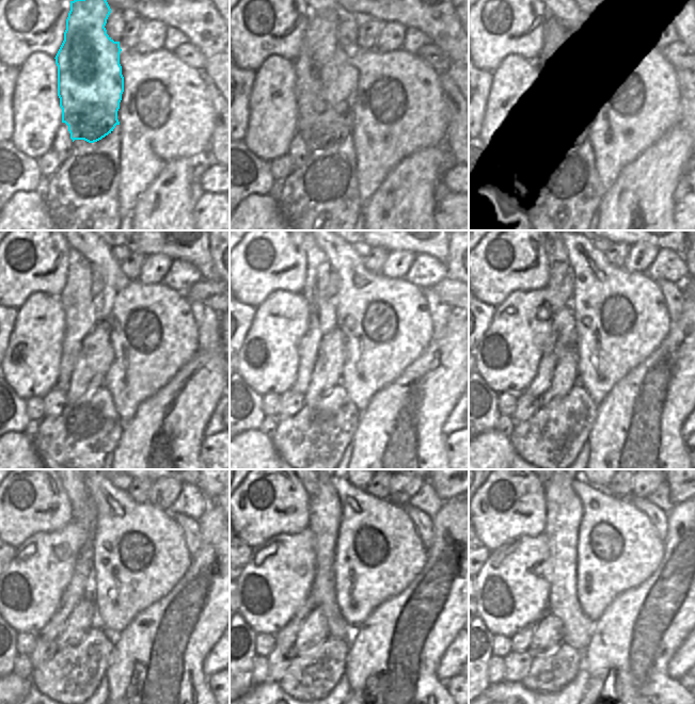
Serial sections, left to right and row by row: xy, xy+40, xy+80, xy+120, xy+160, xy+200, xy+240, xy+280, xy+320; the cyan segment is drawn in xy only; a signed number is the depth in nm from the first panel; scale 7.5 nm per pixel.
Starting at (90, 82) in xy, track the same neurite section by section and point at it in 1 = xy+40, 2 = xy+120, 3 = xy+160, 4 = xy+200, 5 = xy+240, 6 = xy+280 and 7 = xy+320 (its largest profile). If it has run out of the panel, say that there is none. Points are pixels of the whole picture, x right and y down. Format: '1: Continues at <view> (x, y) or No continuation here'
1: Continues at xy+40 (327, 80)
2: Continues at xy+120 (96, 355)
3: Continues at xy+160 (327, 373)
4: Continues at xy+200 (565, 377)
5: Continues at xy+240 (82, 619)
6: Continues at xy+280 (315, 629)
7: Continues at xy+320 (548, 636)

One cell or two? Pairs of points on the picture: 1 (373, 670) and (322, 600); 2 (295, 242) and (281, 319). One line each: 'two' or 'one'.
1: two
2: two

